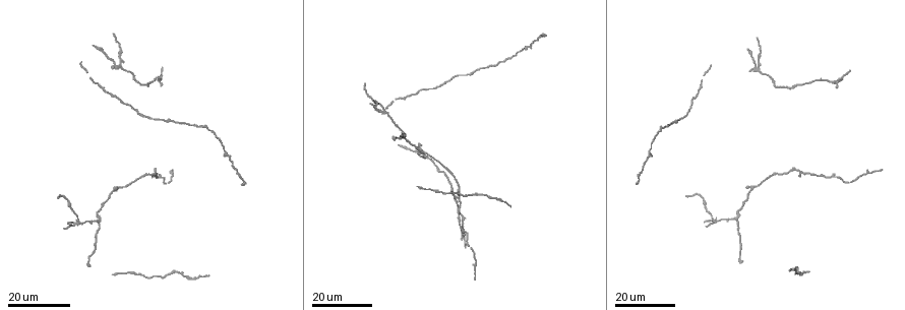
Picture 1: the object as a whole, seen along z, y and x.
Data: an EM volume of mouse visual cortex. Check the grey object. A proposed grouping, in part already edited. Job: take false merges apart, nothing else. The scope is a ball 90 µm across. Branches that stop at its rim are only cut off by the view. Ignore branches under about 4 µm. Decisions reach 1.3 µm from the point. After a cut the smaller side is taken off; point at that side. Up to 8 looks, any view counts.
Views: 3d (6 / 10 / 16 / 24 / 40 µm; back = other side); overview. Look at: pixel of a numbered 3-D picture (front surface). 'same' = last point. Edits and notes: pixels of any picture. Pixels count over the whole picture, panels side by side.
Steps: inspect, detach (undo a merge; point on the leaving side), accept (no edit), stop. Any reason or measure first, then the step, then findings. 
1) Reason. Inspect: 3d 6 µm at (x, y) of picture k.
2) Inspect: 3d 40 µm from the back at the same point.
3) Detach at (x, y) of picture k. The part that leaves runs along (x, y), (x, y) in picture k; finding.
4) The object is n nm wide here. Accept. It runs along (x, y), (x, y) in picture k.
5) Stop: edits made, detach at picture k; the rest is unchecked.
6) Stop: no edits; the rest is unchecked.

Thin arm on a thick one. Inspect: 3d 16 µm at (734, 219) of picture 1.

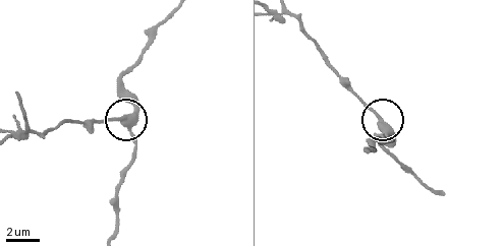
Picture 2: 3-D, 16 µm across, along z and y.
Inspect: 3d 6 µm at (125, 121) of picture 2.

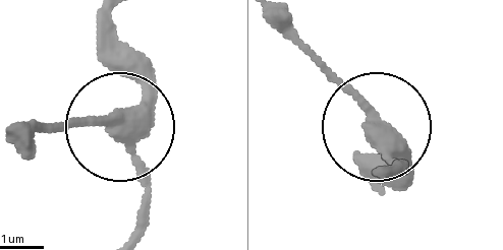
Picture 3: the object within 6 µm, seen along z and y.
3 arms meet here. Accept. All the same neuron.

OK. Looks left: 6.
Arms part here. Inspect: 3d 16 µm at (78, 224) of picture 1.

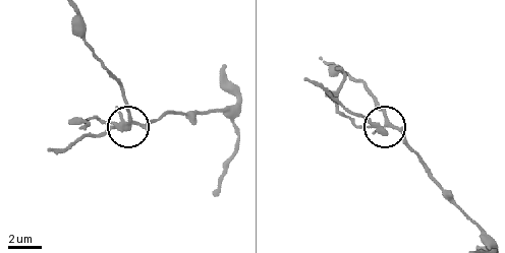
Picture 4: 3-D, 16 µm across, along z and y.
Inspect: 3d 10 µm at (129, 118) of picture 4.

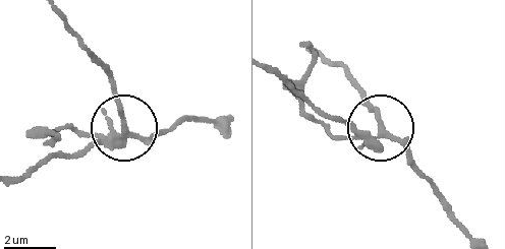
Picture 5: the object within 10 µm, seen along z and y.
3 arms meet here. Detach at (92, 143) of picture 5. The part that leaves runs along (124, 132), (100, 134), (74, 151), (48, 153), (14, 176) in picture 5; two neurons meet here.

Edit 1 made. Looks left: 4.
See it whole again. Inspect: overview.

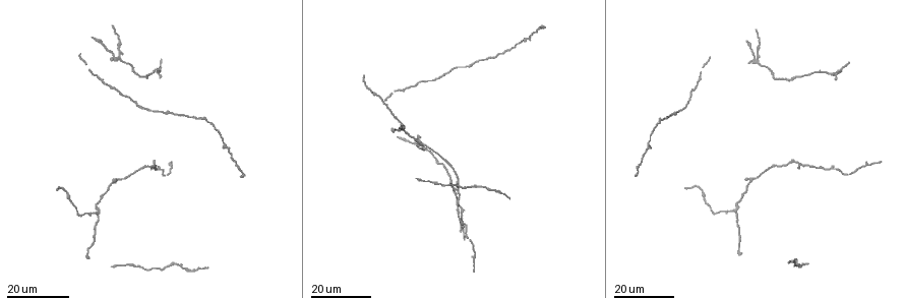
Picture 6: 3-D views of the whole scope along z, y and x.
Inspect: 3d 16 µm at (452, 181) of picture 6.

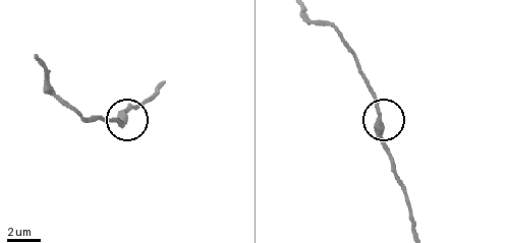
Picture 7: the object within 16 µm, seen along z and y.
Inspect: 3d 10 µm at (121, 127) of picture 7.

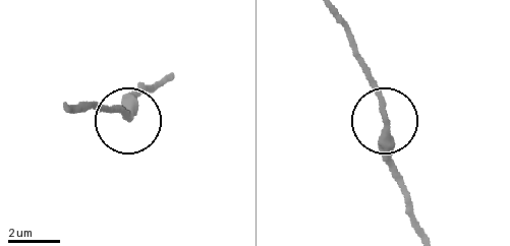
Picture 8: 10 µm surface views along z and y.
Accept. All the same neuron.

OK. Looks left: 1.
Stop: edits made, detach at picture 5; the rest is unchecked.

